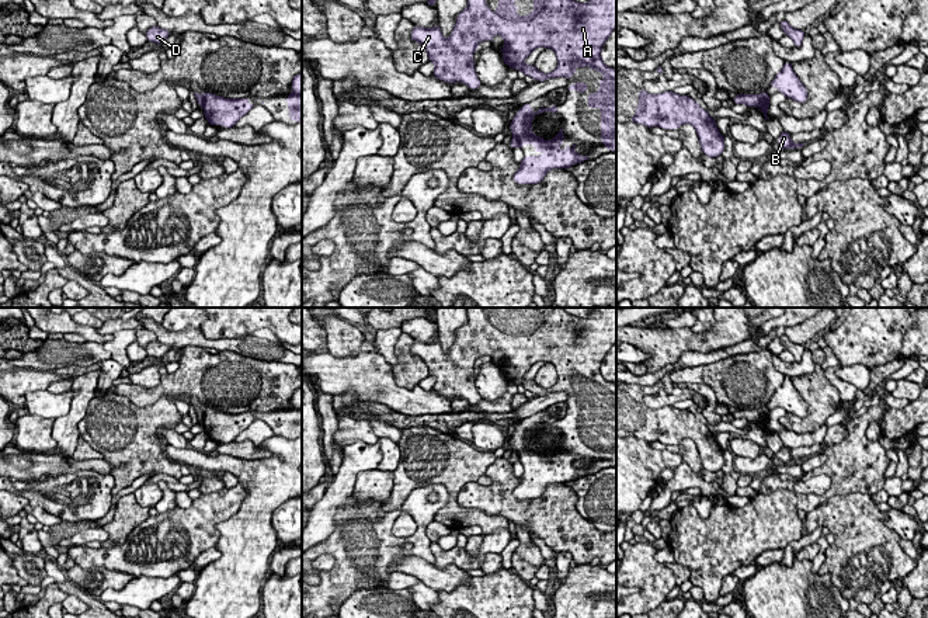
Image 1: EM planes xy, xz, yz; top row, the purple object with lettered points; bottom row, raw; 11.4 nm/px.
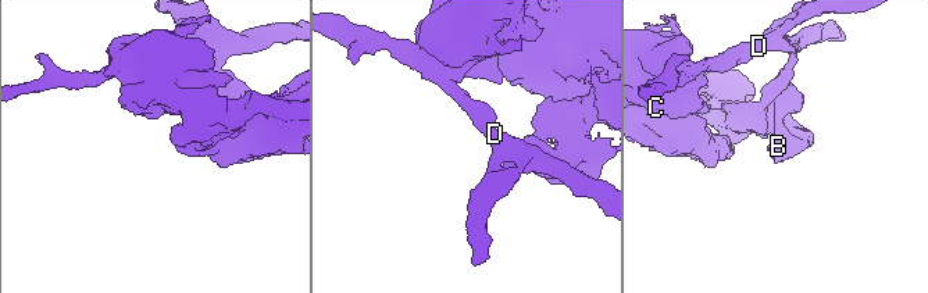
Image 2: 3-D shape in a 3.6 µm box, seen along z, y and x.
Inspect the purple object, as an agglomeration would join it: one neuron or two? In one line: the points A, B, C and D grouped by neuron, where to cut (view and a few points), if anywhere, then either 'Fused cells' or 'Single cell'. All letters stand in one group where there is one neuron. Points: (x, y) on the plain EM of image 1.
Groups: A B C / D. Split along xy (201, 409), (202, 420). Fused cells

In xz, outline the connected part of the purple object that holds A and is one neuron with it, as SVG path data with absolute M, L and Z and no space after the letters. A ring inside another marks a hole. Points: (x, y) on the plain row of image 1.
M468 308L468 322L456 331L448 354L442 351L441 341L430 344L413 340L410 353L421 358L428 369L428 375L435 379L432 390L446 397L462 396L470 405L476 405L482 396L476 390L473 367L482 355L493 357L496 350L504 353L504 368L501 372L505 381L522 385L533 395L566 392L571 393L576 382L590 381L604 389L598 395L601 402L592 406L587 414L590 423L601 423L601 456L606 465L616 466L616 383L608 382L601 374L601 364L612 346L616 343L616 308L597 308L588 317L570 315L564 308L533 308L533 324L528 330L517 329L517 308L497 308L500 316L493 327L482 308ZM539 361L553 364L557 372L557 382L550 388L539 386L533 379L524 375Z

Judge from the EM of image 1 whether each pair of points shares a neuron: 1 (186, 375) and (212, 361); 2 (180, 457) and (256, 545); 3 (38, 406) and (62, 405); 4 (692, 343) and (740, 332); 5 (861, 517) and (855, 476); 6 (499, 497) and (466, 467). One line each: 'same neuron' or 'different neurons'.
1: same neuron
2: same neuron
3: same neuron
4: same neuron
5: different neurons
6: different neurons

